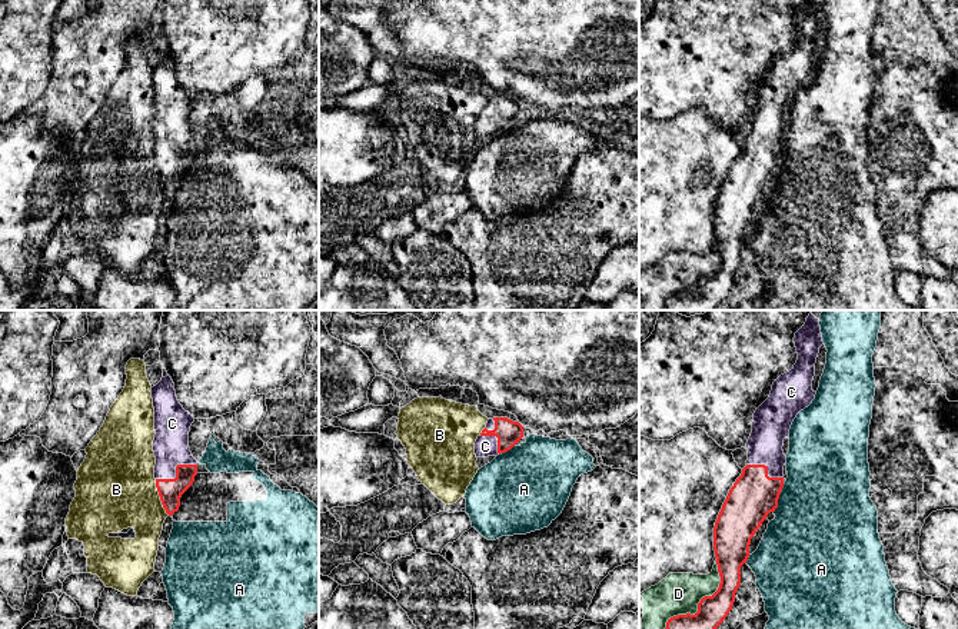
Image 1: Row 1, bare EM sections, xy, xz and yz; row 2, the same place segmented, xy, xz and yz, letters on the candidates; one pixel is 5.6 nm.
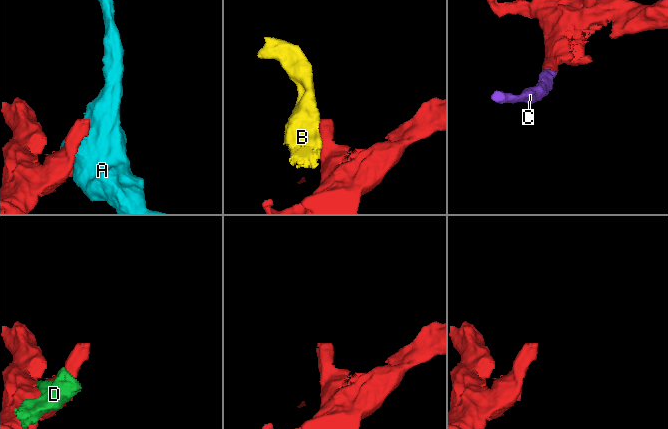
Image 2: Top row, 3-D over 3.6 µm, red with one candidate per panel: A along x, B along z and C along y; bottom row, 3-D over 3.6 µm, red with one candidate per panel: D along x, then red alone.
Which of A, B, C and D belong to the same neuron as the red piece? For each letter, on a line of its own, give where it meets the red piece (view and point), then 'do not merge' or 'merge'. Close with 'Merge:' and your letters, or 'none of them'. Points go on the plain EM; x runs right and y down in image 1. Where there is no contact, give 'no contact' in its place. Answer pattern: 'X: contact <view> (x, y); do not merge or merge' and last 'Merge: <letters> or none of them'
A: contact yz (777, 182); do not merge
B: contact xy (160, 177); do not merge
C: contact xy (176, 150); merge
D: contact yz (697, 292); do not merge
Merge: C

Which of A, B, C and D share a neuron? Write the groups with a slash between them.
A / B D / C

